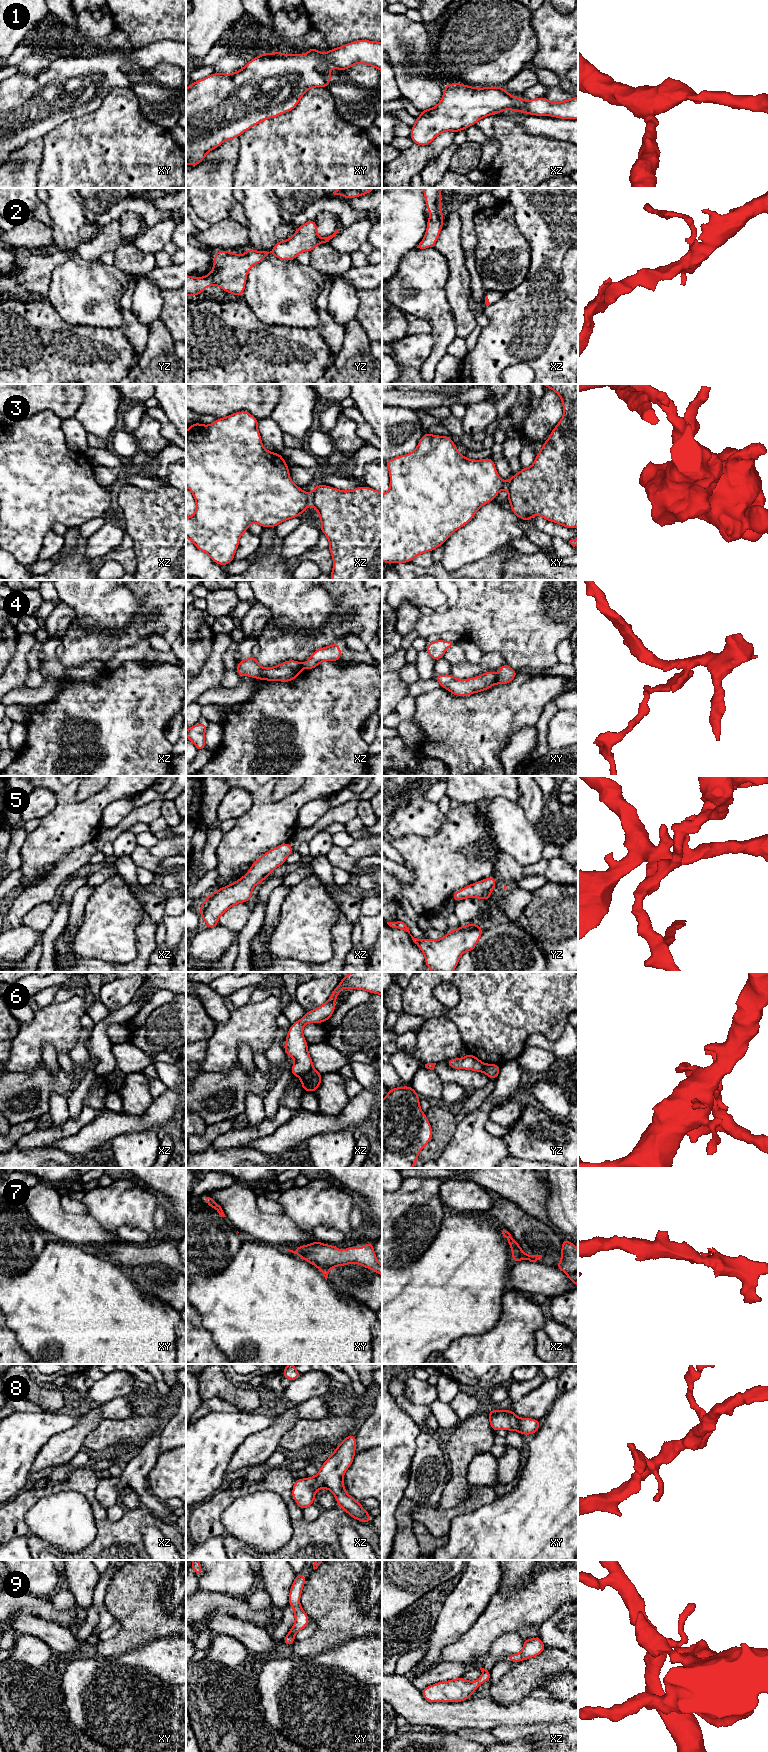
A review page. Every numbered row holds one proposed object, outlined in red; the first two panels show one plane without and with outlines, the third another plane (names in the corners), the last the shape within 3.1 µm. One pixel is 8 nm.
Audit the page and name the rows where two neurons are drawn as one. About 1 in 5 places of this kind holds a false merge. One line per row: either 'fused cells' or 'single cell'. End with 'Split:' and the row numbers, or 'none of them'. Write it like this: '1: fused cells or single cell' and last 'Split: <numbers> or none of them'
1: single cell
2: single cell
3: fused cells
4: fused cells
5: single cell
6: fused cells
7: single cell
8: single cell
9: fused cells
Split: 3, 4, 6, 9

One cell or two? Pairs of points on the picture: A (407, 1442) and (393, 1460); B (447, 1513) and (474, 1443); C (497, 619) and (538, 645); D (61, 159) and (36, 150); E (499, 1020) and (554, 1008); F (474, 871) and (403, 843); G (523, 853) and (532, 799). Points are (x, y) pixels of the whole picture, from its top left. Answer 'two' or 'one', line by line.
A: one
B: two
C: one
D: two
E: one
F: one
G: two

